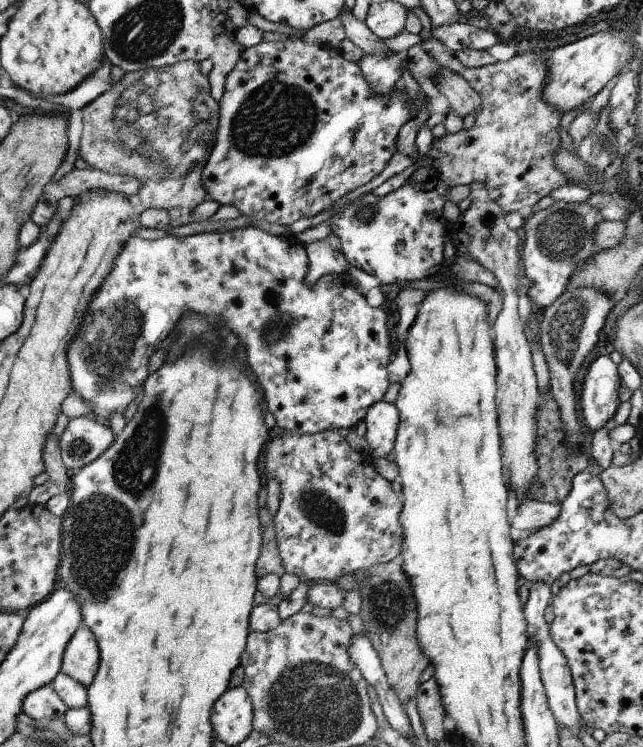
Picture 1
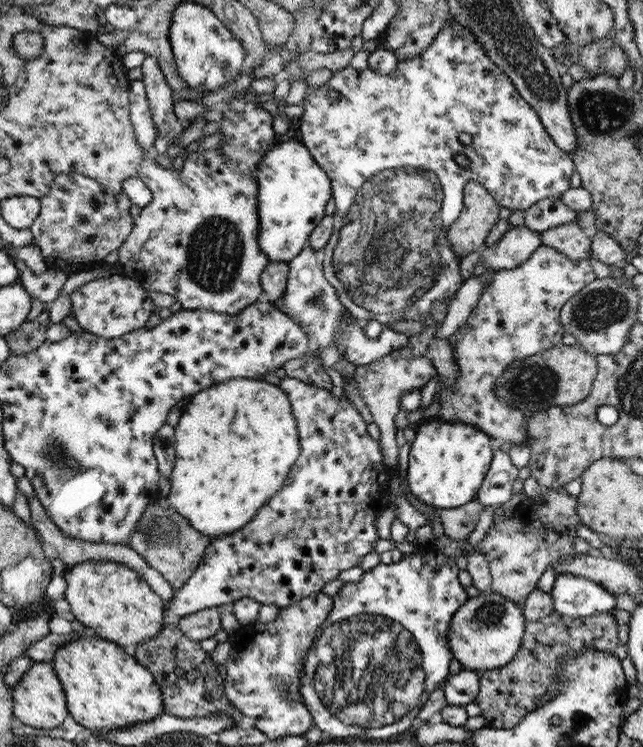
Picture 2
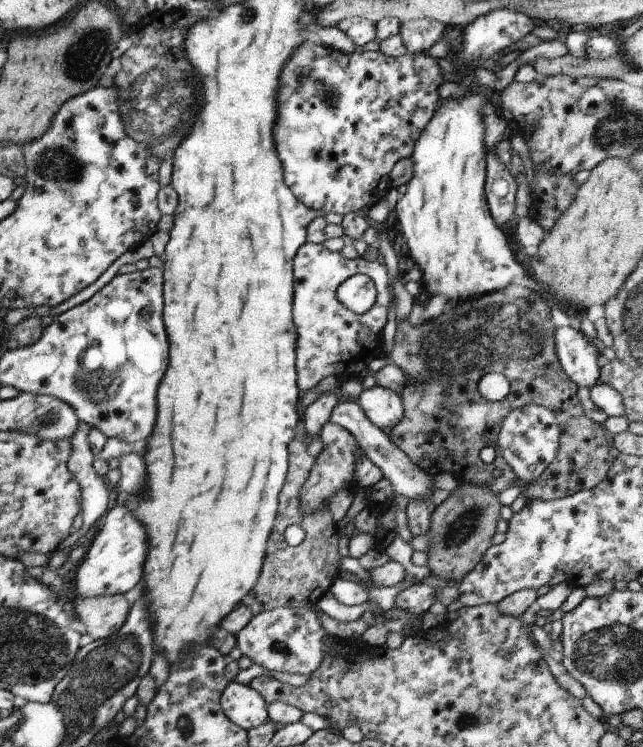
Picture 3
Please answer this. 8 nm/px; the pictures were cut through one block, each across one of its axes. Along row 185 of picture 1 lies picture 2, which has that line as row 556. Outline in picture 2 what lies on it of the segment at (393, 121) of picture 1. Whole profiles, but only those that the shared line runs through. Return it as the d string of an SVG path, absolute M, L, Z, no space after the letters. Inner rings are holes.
M285 378L279 383L279 387L286 392L291 402L293 414L297 420L297 429L299 434L300 452L296 463L291 467L290 473L286 476L284 486L278 490L278 494L274 494L274 498L270 498L264 506L260 507L258 514L254 516L242 529L236 530L231 534L225 536L218 536L211 539L211 543L206 547L202 561L196 567L192 576L186 581L182 589L178 589L173 602L165 606L171 612L179 614L183 619L187 619L189 614L193 612L204 610L206 607L217 607L234 603L236 600L242 598L252 598L255 602L262 605L273 604L279 608L294 605L302 598L321 592L326 584L332 582L344 570L354 568L360 564L360 558L374 552L374 546L378 544L380 536L376 528L376 520L382 516L385 508L389 505L387 496L387 480L391 471L388 470L383 459L382 449L380 443L368 433L368 425L364 421L362 414L352 405L352 402L342 394L340 397L334 397L328 389L310 385L310 383L302 382L296 378Z

